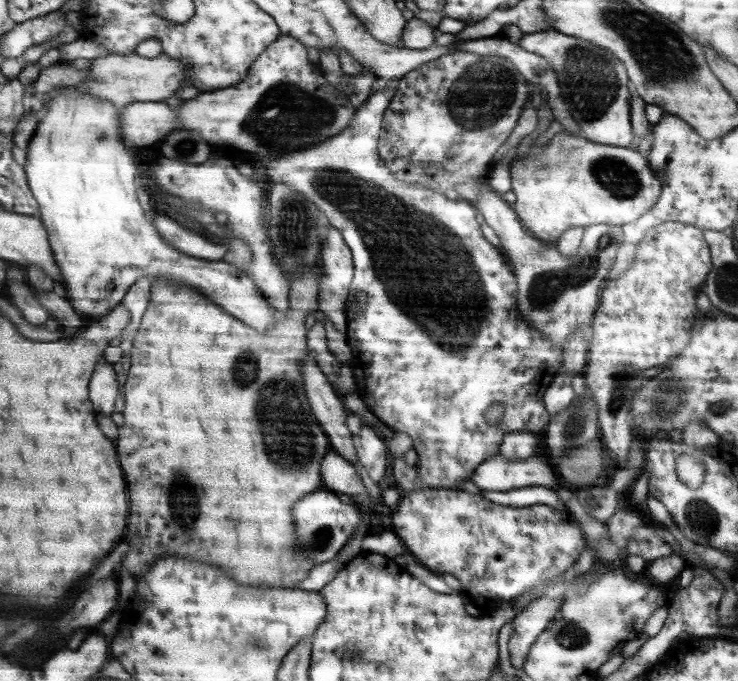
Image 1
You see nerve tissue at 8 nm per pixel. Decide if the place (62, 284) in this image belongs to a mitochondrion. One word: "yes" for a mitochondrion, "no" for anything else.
no

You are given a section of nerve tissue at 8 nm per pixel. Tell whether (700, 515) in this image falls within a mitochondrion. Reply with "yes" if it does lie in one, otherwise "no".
yes

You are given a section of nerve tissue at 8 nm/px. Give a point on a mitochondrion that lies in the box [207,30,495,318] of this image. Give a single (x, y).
(290, 110)

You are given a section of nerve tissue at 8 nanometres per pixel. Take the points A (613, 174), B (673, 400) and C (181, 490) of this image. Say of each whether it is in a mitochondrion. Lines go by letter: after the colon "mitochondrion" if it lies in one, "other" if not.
A: mitochondrion
B: mitochondrion
C: mitochondrion

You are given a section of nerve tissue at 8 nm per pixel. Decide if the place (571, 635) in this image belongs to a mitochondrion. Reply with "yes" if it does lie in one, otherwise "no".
yes

